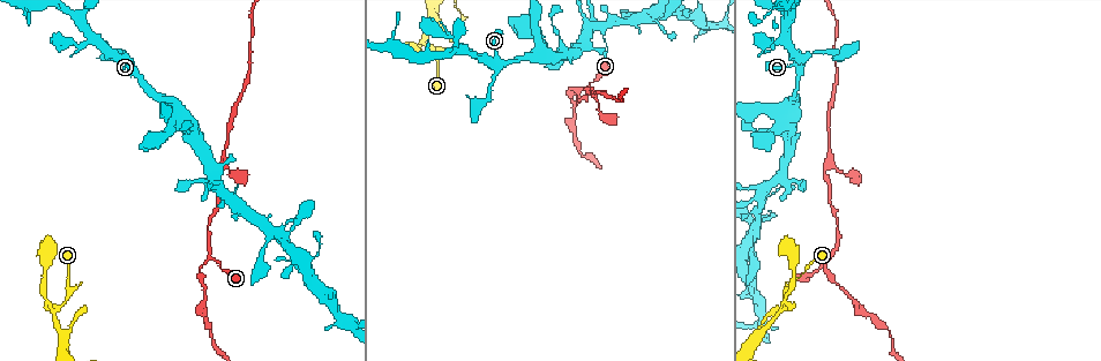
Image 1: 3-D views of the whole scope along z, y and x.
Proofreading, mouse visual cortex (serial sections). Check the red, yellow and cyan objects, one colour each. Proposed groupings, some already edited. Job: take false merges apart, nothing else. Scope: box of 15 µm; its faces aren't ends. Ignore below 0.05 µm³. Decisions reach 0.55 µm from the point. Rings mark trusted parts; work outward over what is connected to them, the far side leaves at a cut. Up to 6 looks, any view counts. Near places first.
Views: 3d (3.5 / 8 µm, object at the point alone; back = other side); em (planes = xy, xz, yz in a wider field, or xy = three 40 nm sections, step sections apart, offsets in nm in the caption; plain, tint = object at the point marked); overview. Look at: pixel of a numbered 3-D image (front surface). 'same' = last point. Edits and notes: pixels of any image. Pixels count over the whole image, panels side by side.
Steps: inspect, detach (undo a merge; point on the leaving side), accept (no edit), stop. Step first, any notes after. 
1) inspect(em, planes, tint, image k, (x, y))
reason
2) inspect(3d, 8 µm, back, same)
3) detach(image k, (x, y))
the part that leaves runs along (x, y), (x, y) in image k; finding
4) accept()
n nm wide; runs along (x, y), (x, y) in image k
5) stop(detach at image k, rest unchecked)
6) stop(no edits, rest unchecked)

inspect(3d, 8 µm, image 1, (212, 258))
thin neck

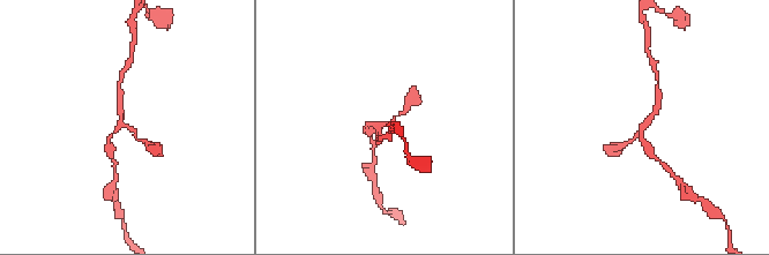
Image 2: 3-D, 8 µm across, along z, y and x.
inspect(em, planes, tint, image 2, (643, 126))
3 arms; arms of 150, 150, 200 nm

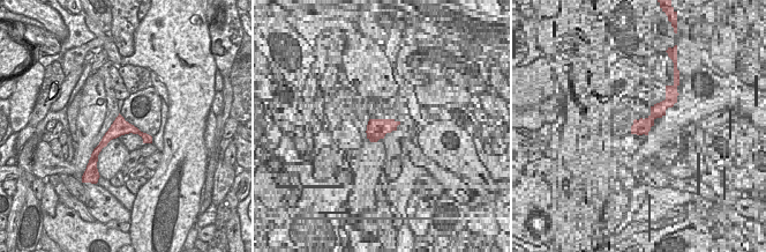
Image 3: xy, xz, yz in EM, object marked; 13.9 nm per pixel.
accept()
runs along (149, 139), (117, 130), (96, 152) in image 3; all the same cell

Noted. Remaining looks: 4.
inspect(3d, 3.5 µm, image 1, (210, 182))
thin arm on a thick one

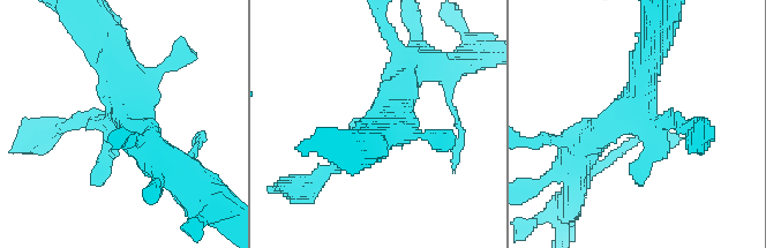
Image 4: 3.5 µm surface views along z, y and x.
inspect(em, xy, step 1, tint, image 4, (121, 118))
need the tissue

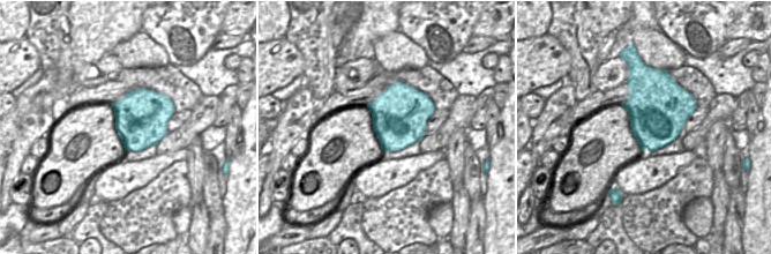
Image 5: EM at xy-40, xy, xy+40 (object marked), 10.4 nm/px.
inspect(em, xy, step 3, tint, same)

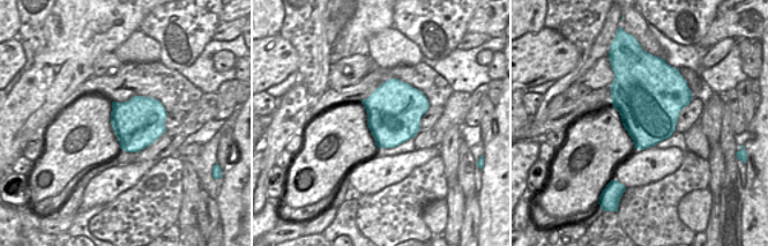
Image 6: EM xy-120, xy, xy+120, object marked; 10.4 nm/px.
accept()
runs along (656, 36), (639, 99), (583, 152) in image 4; all the same cell

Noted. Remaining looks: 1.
stop(no edits, rest unchecked)

